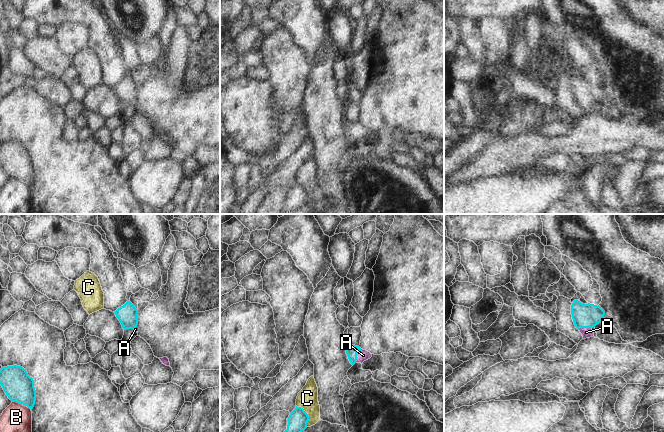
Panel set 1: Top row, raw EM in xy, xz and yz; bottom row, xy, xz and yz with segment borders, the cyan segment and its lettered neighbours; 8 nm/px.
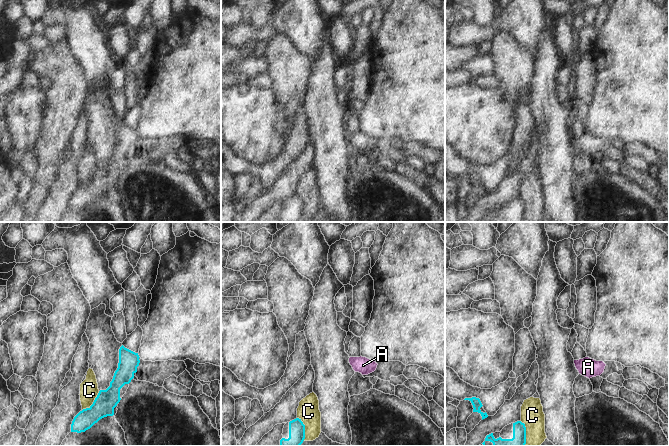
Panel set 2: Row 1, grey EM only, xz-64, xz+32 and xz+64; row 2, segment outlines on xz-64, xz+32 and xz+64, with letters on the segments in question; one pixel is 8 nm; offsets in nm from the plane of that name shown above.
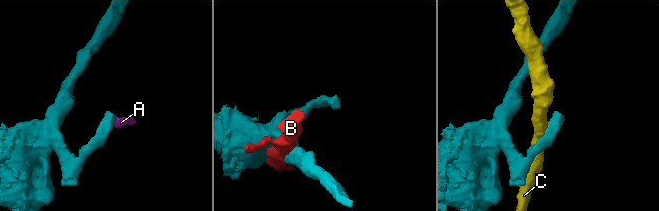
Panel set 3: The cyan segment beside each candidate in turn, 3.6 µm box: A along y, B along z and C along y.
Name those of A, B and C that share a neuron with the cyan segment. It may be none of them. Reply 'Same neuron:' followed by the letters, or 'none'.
Same neuron: A

